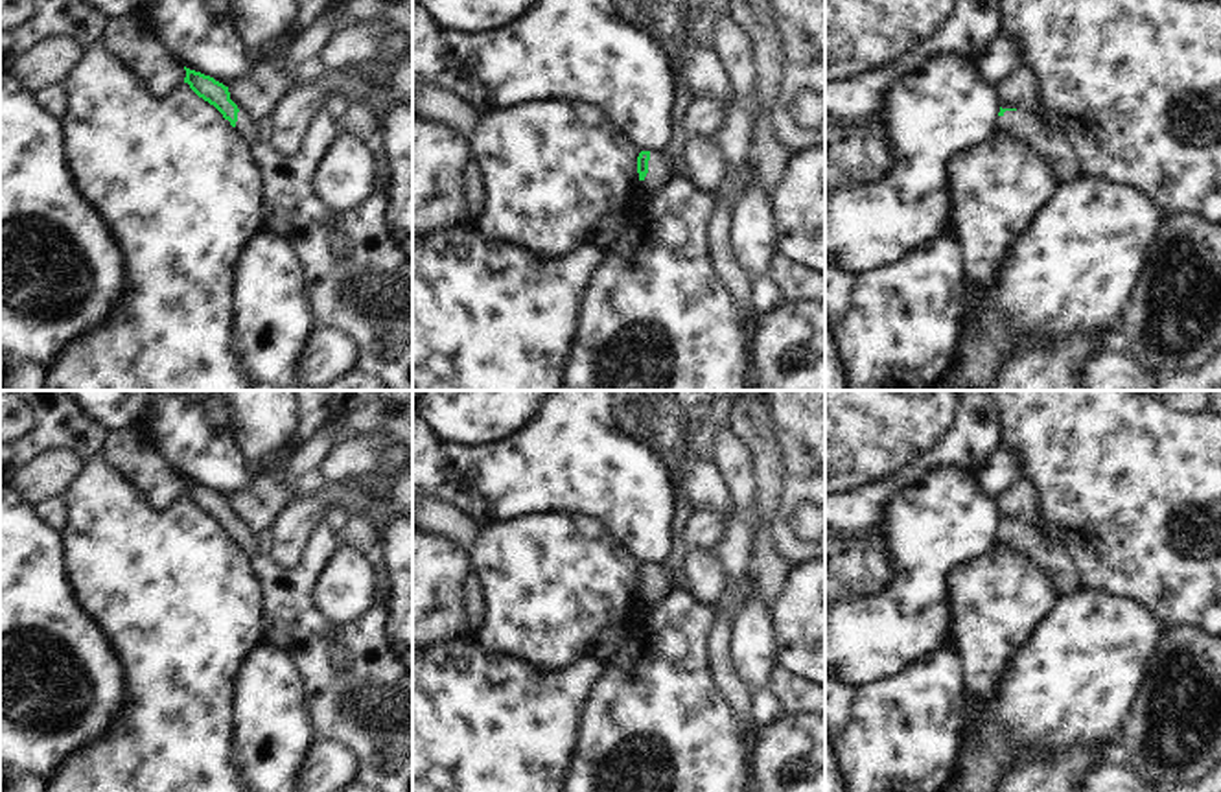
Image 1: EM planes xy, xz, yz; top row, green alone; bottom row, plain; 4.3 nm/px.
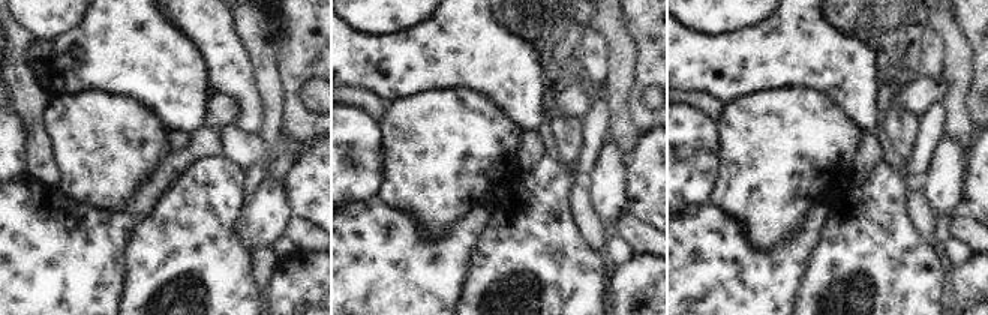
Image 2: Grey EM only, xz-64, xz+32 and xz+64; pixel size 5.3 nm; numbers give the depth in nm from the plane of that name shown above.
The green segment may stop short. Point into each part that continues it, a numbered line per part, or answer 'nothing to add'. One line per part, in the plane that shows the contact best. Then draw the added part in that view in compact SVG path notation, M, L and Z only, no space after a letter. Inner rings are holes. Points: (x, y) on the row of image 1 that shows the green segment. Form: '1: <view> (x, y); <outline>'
1: xz (658, 175); M652 151L648 160L648 173L641 181L645 188L645 195L650 197L657 190L661 190L665 184L669 184L672 177L669 175L665 162L661 158L661 151Z

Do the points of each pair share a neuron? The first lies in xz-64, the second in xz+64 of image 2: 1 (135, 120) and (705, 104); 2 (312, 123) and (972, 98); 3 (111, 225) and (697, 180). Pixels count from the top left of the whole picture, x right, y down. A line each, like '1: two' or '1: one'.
1: two
2: one
3: two

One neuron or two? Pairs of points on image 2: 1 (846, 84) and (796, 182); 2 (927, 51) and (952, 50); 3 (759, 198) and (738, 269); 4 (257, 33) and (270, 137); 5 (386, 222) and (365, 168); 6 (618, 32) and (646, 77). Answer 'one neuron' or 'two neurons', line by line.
1: two neurons
2: two neurons
3: two neurons
4: one neuron
5: two neurons
6: two neurons

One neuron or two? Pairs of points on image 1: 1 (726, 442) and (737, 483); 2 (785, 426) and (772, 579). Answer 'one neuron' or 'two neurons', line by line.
1: one neuron
2: two neurons

